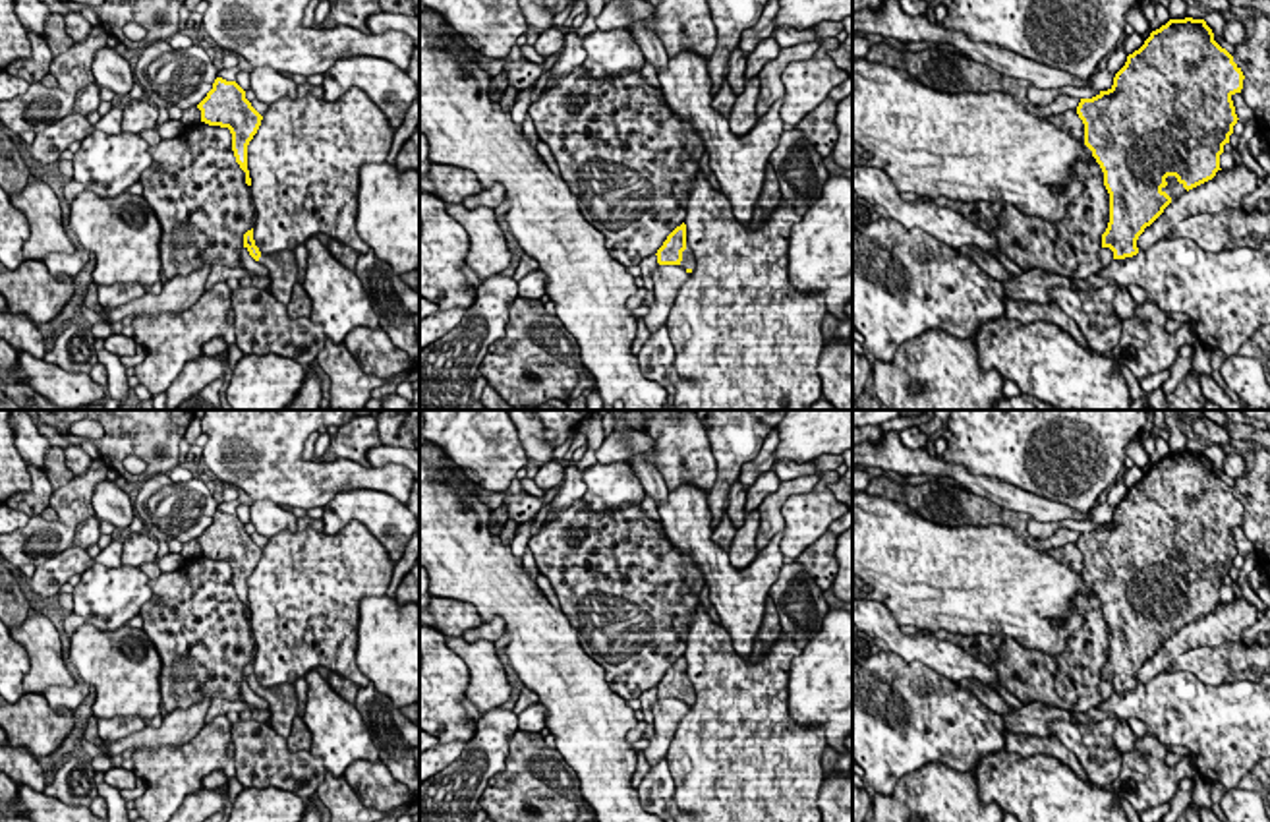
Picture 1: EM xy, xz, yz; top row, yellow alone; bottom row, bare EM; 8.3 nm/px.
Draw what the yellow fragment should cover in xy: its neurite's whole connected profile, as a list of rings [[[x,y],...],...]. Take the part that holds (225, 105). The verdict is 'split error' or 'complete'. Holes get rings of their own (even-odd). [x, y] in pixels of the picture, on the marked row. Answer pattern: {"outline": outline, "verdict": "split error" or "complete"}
{"outline": [[[216,77],[197,108],[201,110],[201,122],[230,130],[236,162],[245,172],[245,184],[251,186],[247,145],[257,133],[263,116],[245,99],[245,91],[236,81]]], "verdict": "complete"}

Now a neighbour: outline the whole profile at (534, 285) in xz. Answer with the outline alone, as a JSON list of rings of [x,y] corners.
[[[532,271],[518,280],[520,298],[541,300],[547,294],[547,277],[541,271]]]

